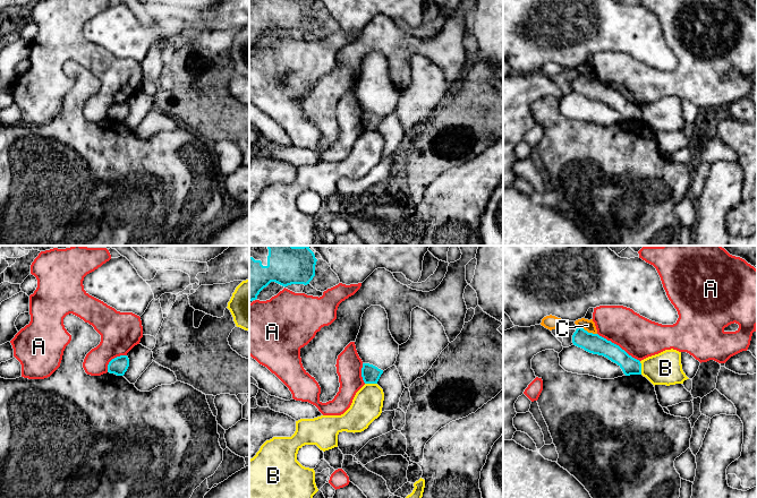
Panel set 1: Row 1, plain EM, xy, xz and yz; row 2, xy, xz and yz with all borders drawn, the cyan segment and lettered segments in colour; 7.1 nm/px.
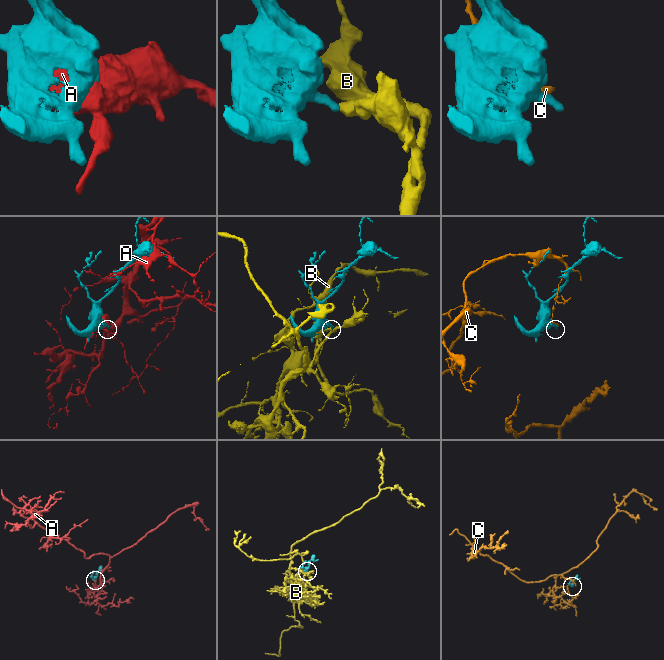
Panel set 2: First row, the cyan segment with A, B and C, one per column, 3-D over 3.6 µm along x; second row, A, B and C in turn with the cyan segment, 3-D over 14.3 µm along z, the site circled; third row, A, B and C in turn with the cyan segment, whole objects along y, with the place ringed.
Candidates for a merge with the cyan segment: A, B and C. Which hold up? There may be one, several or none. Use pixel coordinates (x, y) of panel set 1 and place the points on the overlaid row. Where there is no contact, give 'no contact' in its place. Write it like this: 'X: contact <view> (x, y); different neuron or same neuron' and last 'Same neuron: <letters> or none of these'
A: contact yz (618, 345); different neuron
B: contact yz (640, 368); different neuron
C: contact yz (586, 331); different neuron
Same neuron: none of these

